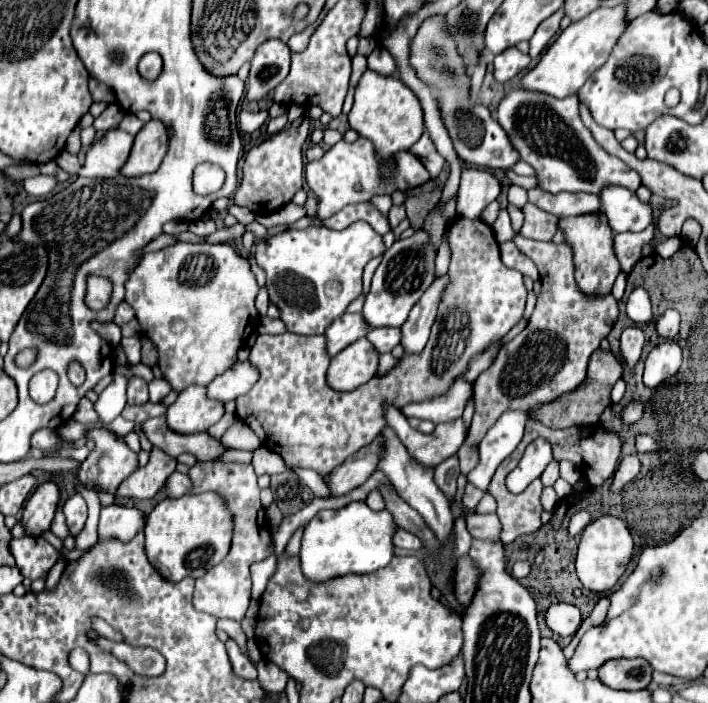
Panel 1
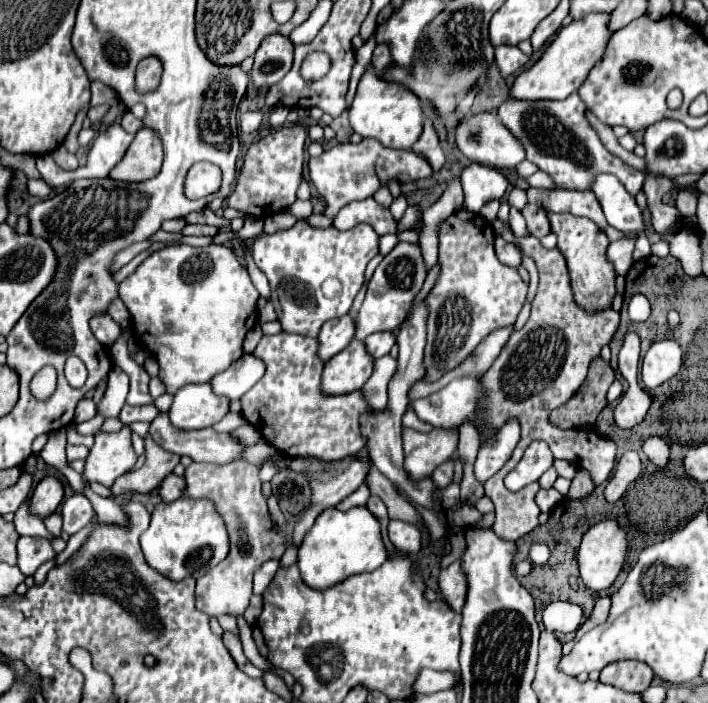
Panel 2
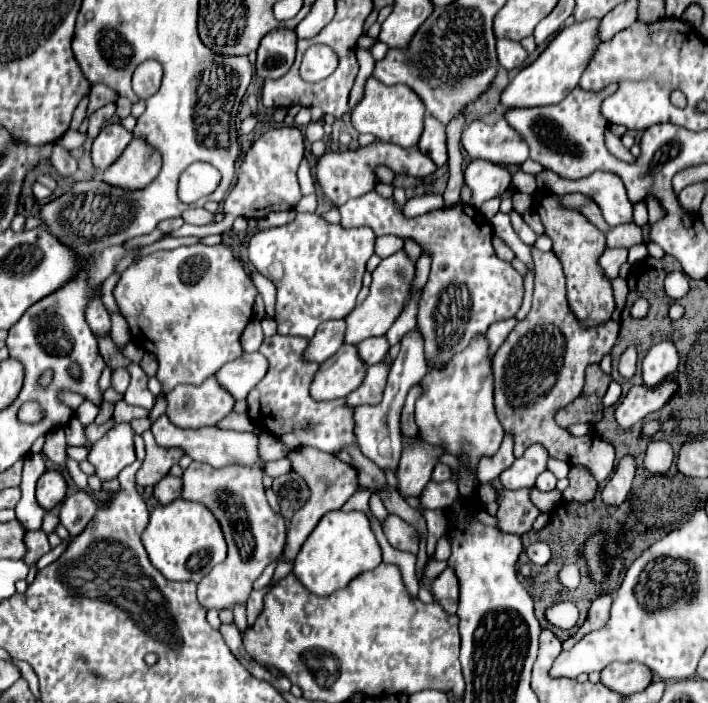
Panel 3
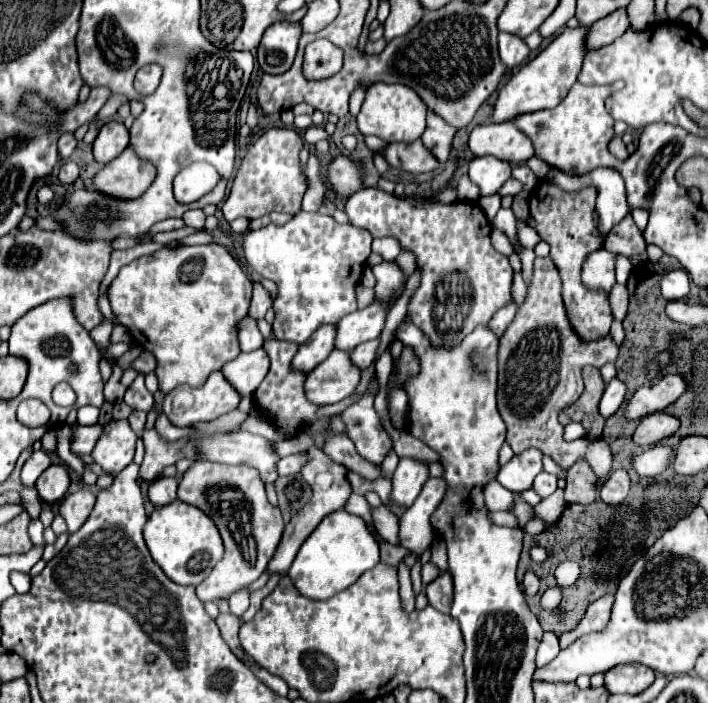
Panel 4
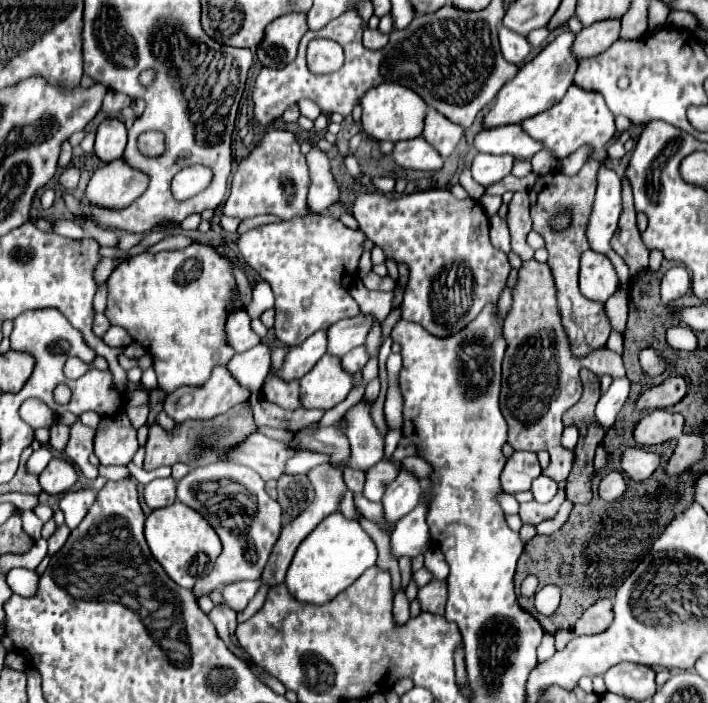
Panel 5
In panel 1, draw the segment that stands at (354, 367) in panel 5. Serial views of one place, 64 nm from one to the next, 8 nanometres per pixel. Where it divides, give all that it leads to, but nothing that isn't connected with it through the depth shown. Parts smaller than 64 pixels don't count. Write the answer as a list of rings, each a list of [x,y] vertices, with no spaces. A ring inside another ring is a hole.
[[[374,328],[366,336],[380,354],[392,352],[396,344],[400,344],[400,328]]]

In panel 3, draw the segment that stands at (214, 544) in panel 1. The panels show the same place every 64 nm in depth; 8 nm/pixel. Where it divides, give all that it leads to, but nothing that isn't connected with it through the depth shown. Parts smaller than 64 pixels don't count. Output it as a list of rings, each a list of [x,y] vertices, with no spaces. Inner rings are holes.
[[[184,498],[174,500],[168,506],[158,506],[150,514],[150,524],[142,534],[142,544],[154,568],[158,568],[168,580],[194,580],[200,582],[216,564],[226,558],[226,540],[220,522],[204,504],[188,502]]]

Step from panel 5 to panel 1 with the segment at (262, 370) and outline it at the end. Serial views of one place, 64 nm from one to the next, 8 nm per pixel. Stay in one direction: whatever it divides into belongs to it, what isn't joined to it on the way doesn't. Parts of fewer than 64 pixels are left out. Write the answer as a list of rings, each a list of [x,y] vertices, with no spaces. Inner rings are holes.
[[[236,362],[232,368],[228,368],[224,374],[216,376],[208,386],[208,398],[228,402],[236,400],[240,394],[246,394],[258,380],[258,372],[250,362]]]

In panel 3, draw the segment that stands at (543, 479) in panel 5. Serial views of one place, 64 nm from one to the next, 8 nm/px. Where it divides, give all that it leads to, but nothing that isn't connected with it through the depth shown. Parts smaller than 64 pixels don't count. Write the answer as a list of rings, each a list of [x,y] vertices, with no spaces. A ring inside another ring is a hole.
[[[550,470],[542,472],[542,474],[538,476],[538,480],[536,480],[536,488],[538,488],[538,490],[544,490],[544,492],[554,490],[554,488],[556,488],[556,476],[554,476]]]

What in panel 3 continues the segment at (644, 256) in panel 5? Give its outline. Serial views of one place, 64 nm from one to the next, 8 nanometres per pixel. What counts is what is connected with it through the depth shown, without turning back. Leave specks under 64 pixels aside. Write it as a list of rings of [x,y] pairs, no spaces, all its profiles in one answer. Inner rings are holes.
[[[622,224],[622,226],[614,226],[606,232],[606,246],[608,248],[630,248],[634,244],[644,242],[642,230],[636,224]]]

